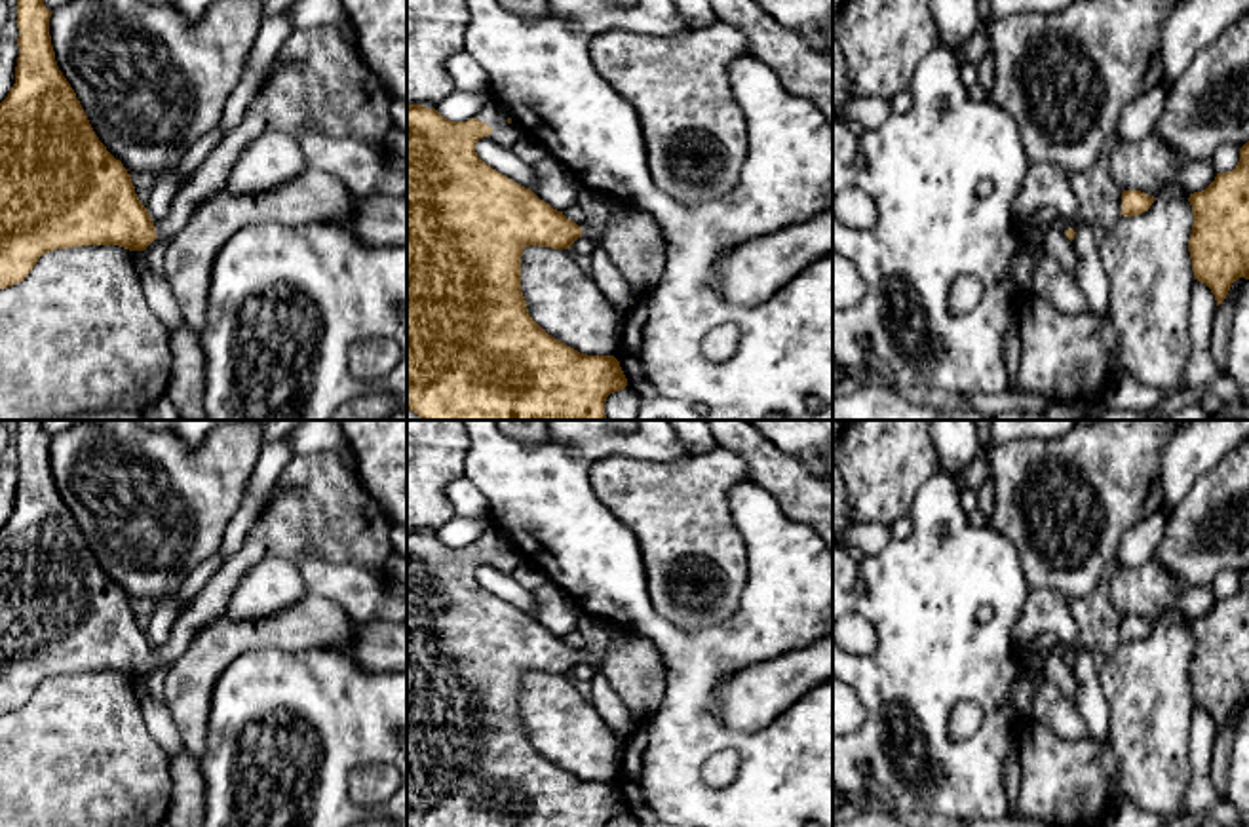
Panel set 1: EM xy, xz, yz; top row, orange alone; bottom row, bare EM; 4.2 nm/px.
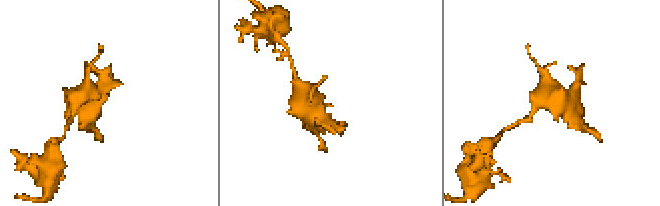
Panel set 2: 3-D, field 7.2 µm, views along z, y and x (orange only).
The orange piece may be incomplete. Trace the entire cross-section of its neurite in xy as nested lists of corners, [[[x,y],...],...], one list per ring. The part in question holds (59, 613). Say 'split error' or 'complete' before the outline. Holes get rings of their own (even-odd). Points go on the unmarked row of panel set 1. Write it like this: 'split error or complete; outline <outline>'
split error; outline [[[17,420],[19,483],[15,510],[0,529],[0,715],[21,709],[38,684],[53,675],[120,671],[129,677],[144,677],[156,664],[173,665],[203,627],[226,614],[230,599],[245,574],[270,557],[289,563],[321,557],[329,563],[354,563],[376,574],[386,574],[386,561],[394,553],[394,521],[369,494],[357,473],[342,464],[340,454],[333,451],[297,454],[285,466],[240,549],[186,605],[175,620],[169,639],[154,650],[135,620],[131,601],[99,567],[74,515],[59,496],[49,462],[49,443],[51,437],[44,432],[44,420]]]

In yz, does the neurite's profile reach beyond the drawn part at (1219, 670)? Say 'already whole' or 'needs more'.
already whole

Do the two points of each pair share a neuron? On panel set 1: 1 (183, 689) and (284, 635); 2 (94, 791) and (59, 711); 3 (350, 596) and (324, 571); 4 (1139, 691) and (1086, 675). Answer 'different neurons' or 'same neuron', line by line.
1: same neuron
2: same neuron
3: same neuron
4: different neurons

